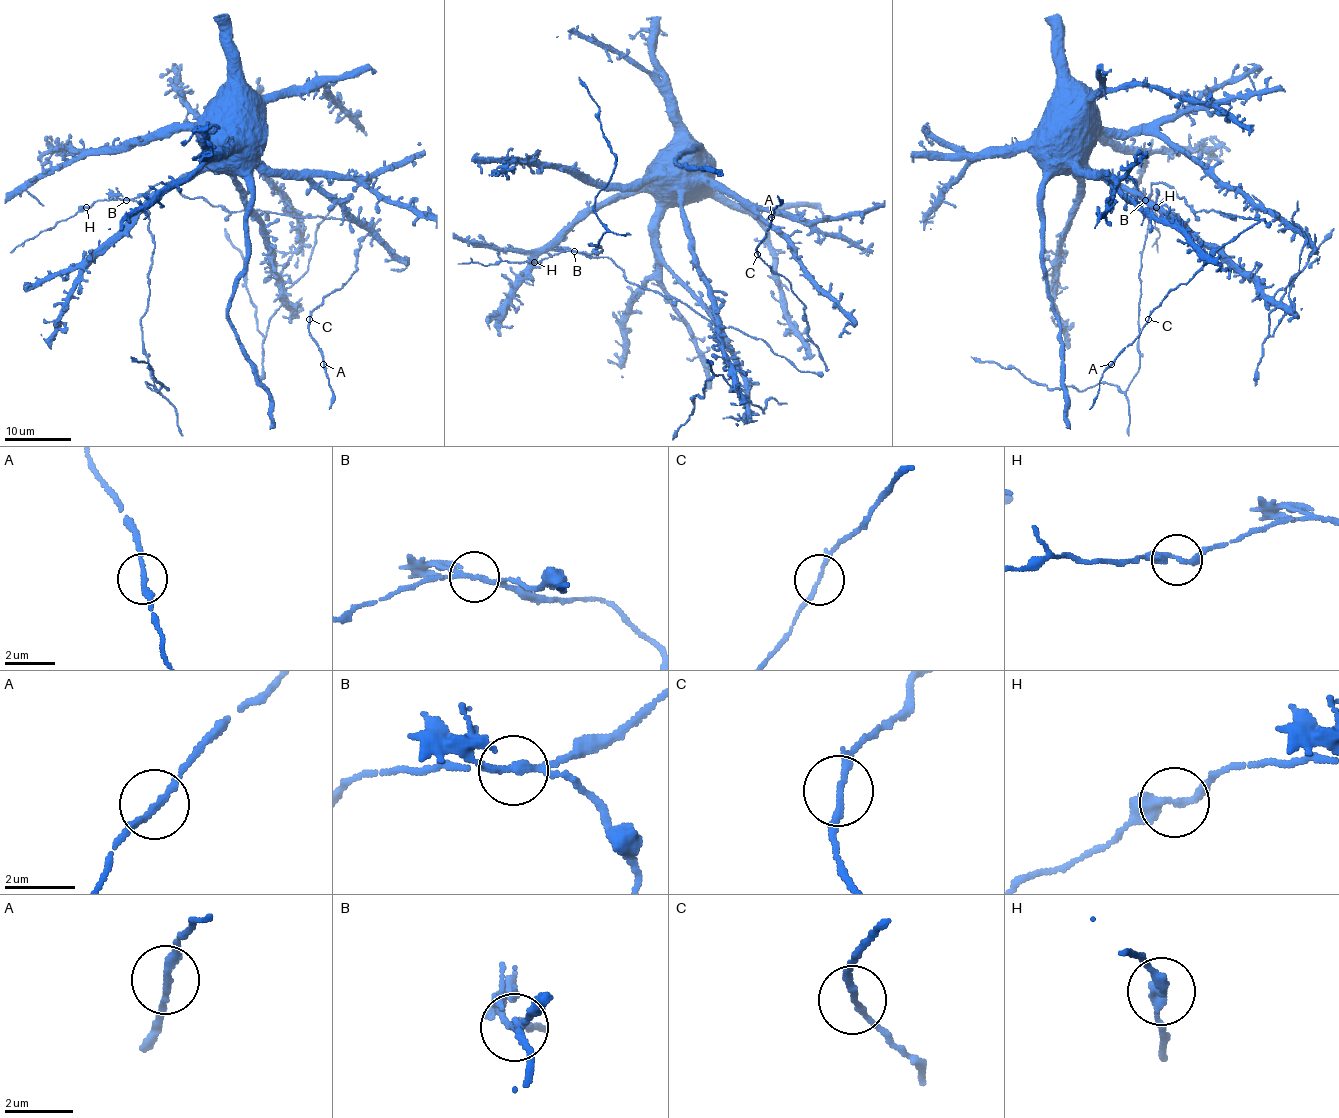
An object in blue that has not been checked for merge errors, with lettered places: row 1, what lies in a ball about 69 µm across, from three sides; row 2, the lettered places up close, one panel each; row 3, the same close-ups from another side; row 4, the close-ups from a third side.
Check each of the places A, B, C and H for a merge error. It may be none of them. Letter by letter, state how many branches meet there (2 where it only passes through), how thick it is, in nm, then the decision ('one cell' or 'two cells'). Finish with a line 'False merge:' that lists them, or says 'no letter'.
A: 2 | 200 nm | one cell
B: 2 | 220 nm | two cells
C: 2 | 160 nm | one cell
H: 2 | 300 nm | one cell
False merge: B

